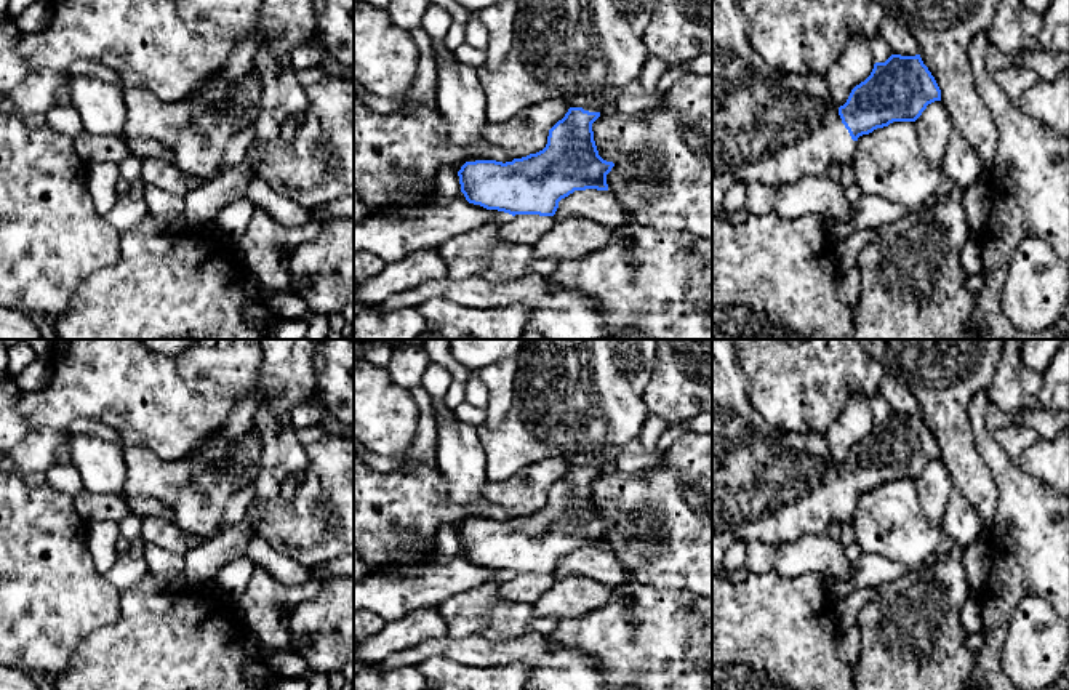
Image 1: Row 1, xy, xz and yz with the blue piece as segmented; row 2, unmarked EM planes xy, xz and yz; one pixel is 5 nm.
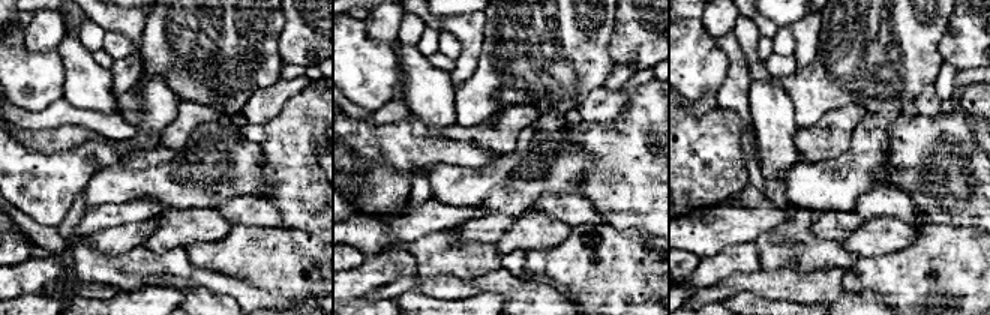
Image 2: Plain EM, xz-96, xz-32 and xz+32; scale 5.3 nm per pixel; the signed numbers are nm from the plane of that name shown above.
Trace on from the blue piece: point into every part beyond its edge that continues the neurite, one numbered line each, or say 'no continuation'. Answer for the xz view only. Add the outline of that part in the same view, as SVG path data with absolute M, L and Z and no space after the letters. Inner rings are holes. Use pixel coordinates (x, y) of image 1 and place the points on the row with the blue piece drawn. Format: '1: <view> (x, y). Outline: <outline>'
1: xz (583, 52). Outline: M515 0L515 3L515 27L507 56L494 69L477 69L486 96L486 120L491 125L502 125L523 107L547 99L562 99L570 107L602 112L602 107L615 101L629 82L639 78L650 58L643 37L656 0Z

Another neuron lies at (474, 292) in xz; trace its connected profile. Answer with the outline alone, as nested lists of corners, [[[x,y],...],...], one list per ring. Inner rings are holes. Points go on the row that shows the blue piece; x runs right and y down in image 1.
[[[539,274],[499,283],[482,277],[426,280],[395,293],[378,309],[418,307],[435,296],[475,309],[528,306],[526,331],[539,333],[544,339],[602,339],[610,333],[603,314],[589,298],[576,291],[551,293]]]

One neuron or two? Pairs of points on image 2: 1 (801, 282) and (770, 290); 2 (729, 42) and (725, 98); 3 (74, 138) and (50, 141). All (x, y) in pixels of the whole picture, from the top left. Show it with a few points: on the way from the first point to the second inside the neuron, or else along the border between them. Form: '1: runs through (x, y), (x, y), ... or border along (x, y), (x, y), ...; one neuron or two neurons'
1: runs through (794, 285), (777, 285); one neuron
2: runs through (735, 56), (735, 84); one neuron
3: runs through (68, 138), (56, 140); one neuron

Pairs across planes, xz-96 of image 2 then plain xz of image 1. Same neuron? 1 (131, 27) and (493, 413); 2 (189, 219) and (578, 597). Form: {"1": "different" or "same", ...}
{"1": "same", "2": "same"}

